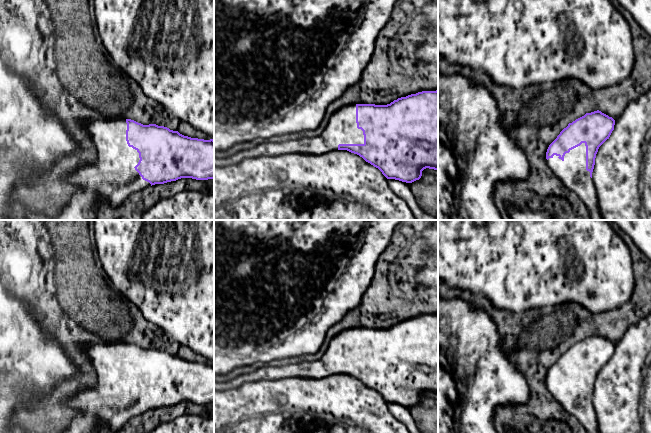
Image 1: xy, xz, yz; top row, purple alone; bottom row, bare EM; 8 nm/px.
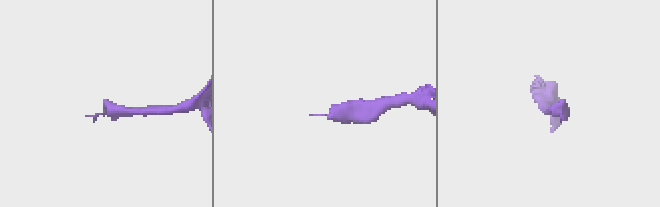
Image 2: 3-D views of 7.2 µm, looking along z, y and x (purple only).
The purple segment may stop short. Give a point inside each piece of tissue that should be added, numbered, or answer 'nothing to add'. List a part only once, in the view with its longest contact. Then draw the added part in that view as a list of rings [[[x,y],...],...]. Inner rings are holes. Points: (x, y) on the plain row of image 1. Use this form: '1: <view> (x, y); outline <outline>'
1: yz (572, 396); outline [[[580,370],[566,377],[564,384],[554,379],[547,388],[566,412],[574,416],[587,433],[599,433],[597,418],[590,396],[586,394],[586,370]]]

